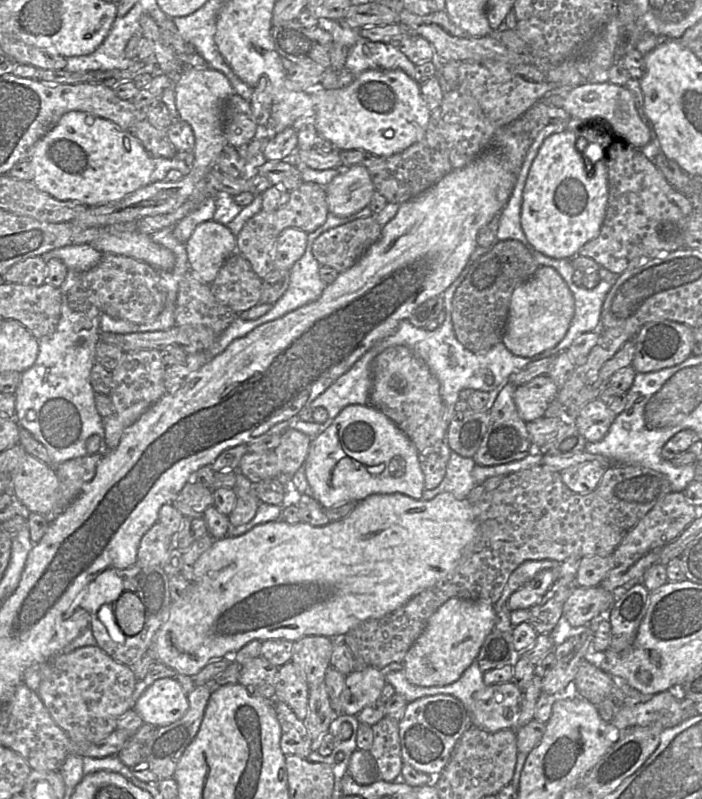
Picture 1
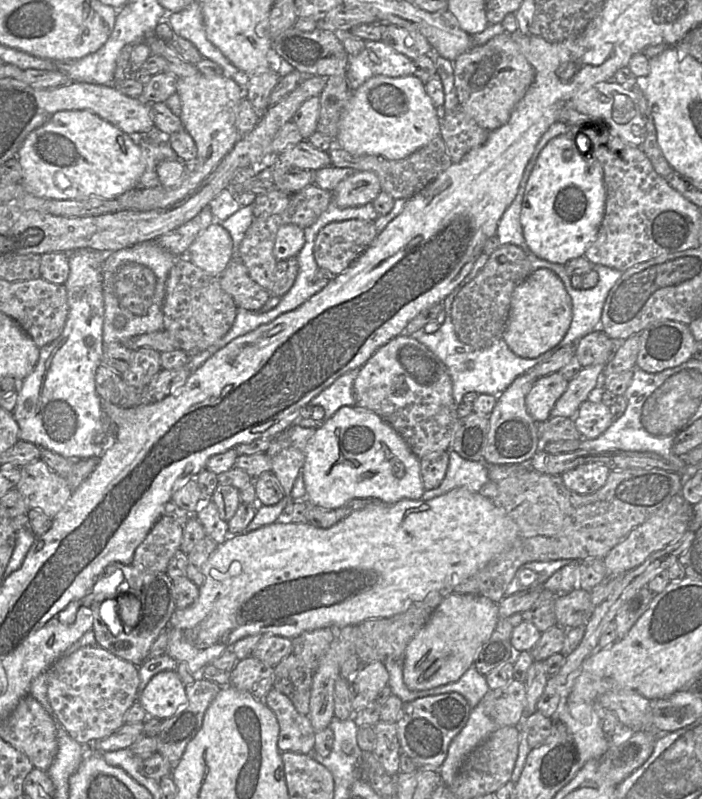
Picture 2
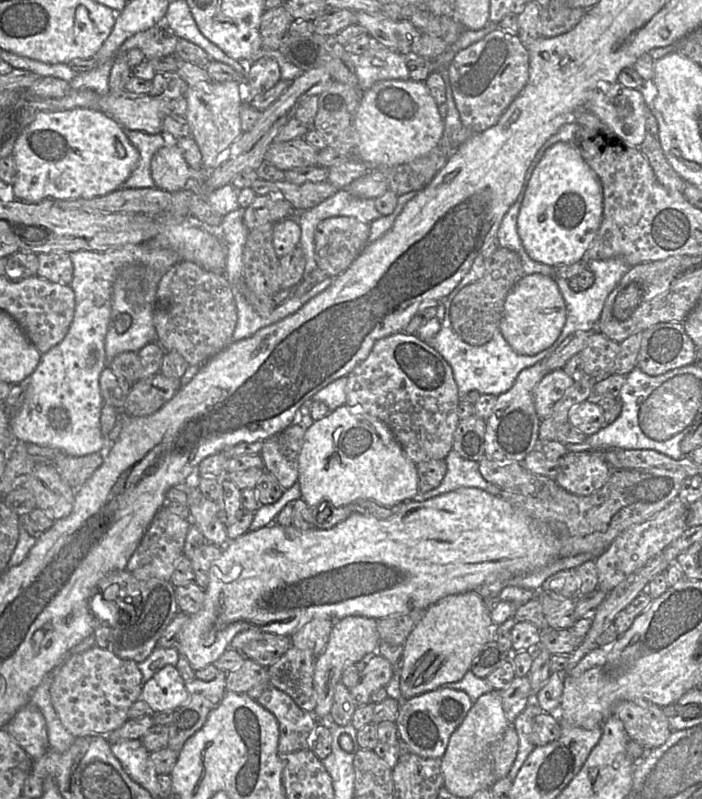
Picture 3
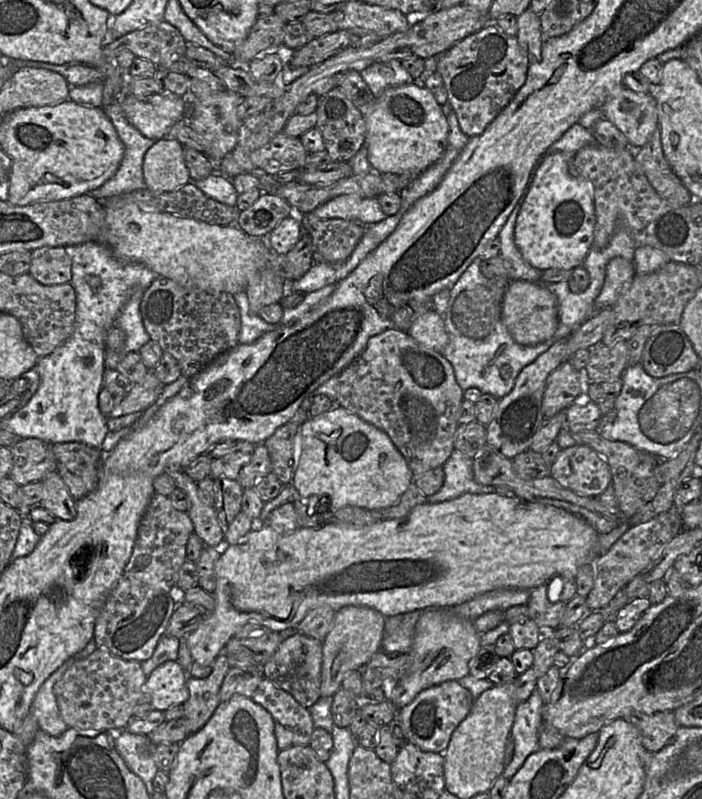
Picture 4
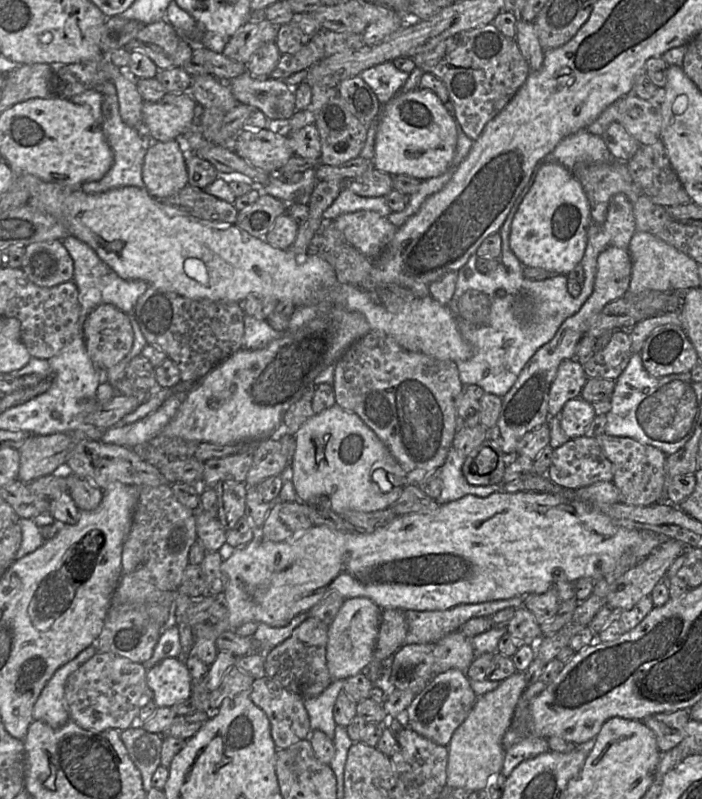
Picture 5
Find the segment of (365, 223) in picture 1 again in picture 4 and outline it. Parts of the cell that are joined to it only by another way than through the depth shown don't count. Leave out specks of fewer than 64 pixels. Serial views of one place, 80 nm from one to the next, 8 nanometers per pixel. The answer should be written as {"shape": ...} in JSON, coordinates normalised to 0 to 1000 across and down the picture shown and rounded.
{"shape":[[[444,265],[425,269],[427,280],[443,297],[446,309],[469,330],[494,325],[520,292],[520,282],[491,274],[456,274]]]}

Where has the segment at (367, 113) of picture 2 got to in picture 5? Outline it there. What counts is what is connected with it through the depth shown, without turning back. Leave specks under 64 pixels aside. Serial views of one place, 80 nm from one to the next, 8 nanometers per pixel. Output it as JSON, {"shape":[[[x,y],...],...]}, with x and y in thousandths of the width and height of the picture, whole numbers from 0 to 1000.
{"shape":[[[610,111],[564,118],[546,131],[534,171],[534,212],[556,219],[578,219],[600,227],[631,219],[651,183],[651,151],[625,121]]]}

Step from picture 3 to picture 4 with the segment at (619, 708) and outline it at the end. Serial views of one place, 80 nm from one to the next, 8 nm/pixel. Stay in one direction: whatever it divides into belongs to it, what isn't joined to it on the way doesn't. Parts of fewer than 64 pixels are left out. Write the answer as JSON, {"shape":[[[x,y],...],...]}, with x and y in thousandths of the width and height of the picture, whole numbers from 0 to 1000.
{"shape":[[[957,890],[930,894],[905,891],[892,895],[889,901],[910,912],[915,932],[926,942],[936,942],[957,931],[969,910]]]}

